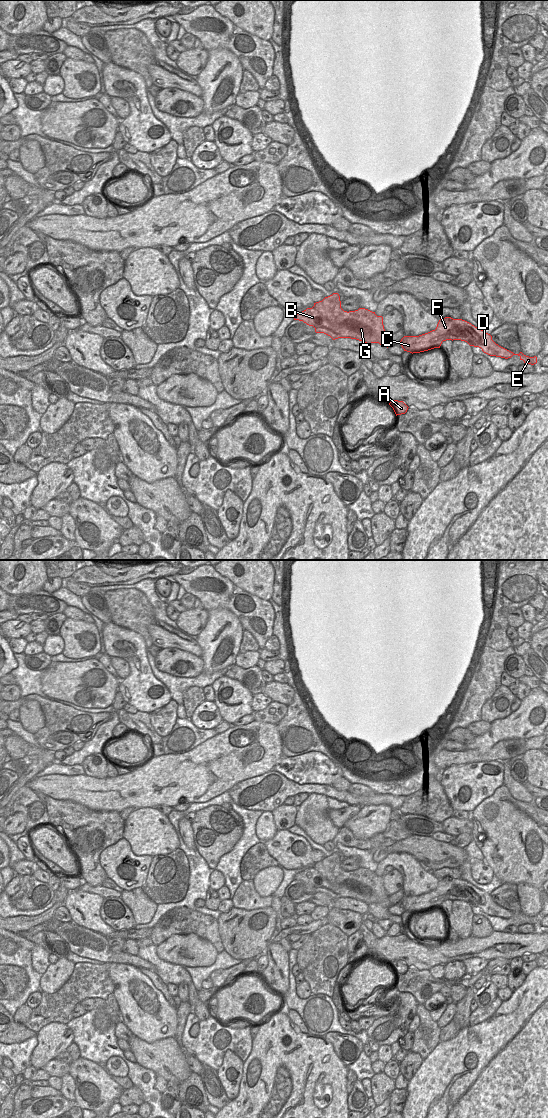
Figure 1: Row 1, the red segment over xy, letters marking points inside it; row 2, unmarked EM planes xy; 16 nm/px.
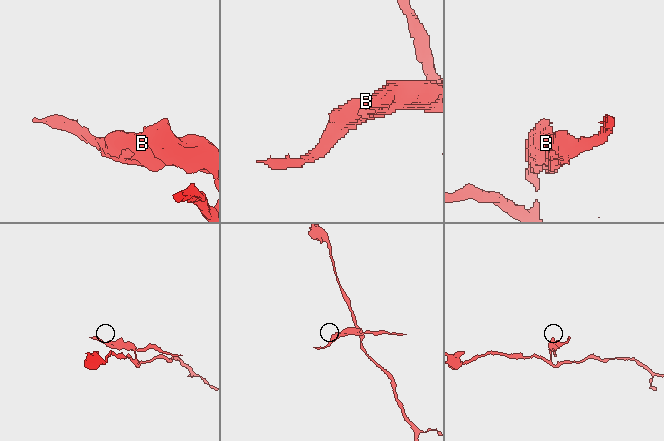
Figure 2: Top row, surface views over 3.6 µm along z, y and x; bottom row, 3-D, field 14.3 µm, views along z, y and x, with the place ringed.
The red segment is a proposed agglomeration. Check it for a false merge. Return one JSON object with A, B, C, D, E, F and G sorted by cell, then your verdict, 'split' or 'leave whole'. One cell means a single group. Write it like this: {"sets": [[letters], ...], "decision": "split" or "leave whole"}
{"sets": [["A"], ["B", "C", "D", "E", "F", "G"]], "decision": "split"}

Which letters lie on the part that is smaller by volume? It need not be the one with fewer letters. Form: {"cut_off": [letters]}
{"cut_off": ["B", "C", "D", "E", "F", "G"]}

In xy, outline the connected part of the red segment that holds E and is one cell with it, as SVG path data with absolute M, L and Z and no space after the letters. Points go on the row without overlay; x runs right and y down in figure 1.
M451 877L440 879L435 890L419 896L404 896L399 903L404 911L413 914L440 908L442 902L446 900L465 901L470 906L481 908L484 913L490 916L508 919L513 915L518 915L525 924L534 925L537 923L536 916L529 917L522 912L514 914L496 904L492 900L492 896L485 891L465 880Z

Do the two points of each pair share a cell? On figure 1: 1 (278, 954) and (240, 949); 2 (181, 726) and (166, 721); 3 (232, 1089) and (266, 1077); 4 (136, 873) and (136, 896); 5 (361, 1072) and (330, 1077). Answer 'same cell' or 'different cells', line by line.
1: different cells
2: different cells
3: different cells
4: different cells
5: different cells

